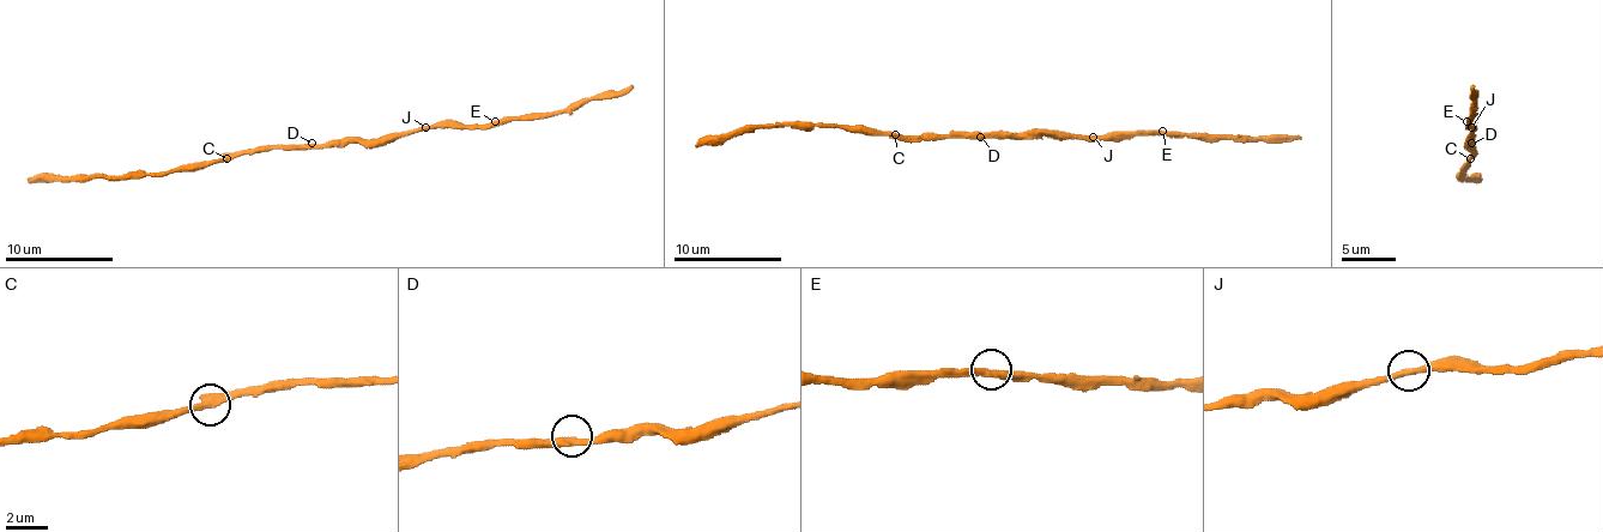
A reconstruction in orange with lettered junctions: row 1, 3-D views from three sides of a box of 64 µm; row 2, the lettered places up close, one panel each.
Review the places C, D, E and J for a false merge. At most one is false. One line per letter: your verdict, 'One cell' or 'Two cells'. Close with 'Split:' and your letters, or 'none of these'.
C: One cell
D: One cell
E: One cell
J: One cell
Split: none of these

